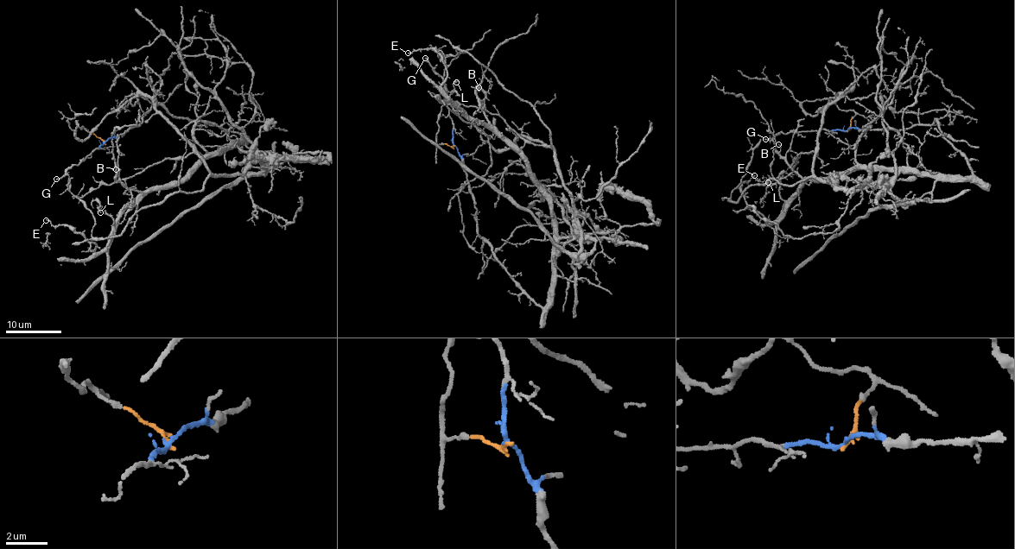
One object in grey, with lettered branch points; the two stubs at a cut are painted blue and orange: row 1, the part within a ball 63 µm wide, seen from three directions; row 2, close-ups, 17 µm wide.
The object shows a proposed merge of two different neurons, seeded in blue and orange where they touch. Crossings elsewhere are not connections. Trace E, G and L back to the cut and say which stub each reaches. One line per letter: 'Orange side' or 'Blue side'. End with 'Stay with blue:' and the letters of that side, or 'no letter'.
E: Blue side
G: Blue side
L: Blue side
Stay with blue: E, G, L

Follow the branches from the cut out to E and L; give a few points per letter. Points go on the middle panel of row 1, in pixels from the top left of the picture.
E: (453, 146), (476, 232), (544, 306), (552, 275), (549, 193), (525, 160), (447, 95), (438, 53), (408, 53)
L: (453, 146), (476, 209), (476, 232), (544, 306), (552, 275), (552, 199), (525, 160), (467, 115), (457, 82)

